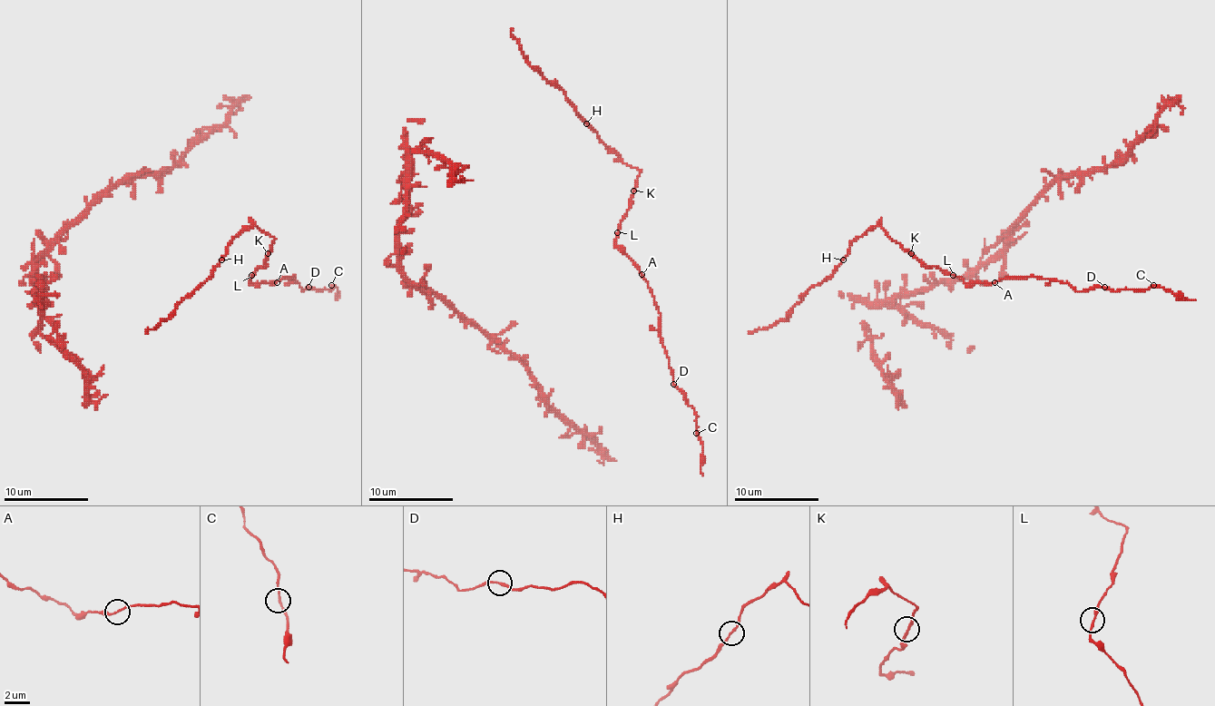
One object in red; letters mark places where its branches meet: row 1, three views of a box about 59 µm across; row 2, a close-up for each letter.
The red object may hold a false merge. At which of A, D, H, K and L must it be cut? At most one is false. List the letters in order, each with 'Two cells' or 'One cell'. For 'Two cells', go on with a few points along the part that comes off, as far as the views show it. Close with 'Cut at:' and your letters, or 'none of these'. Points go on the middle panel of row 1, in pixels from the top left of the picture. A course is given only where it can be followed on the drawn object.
A: One cell
D: One cell
H: One cell
K: One cell
L: One cell
Cut at: none of these

